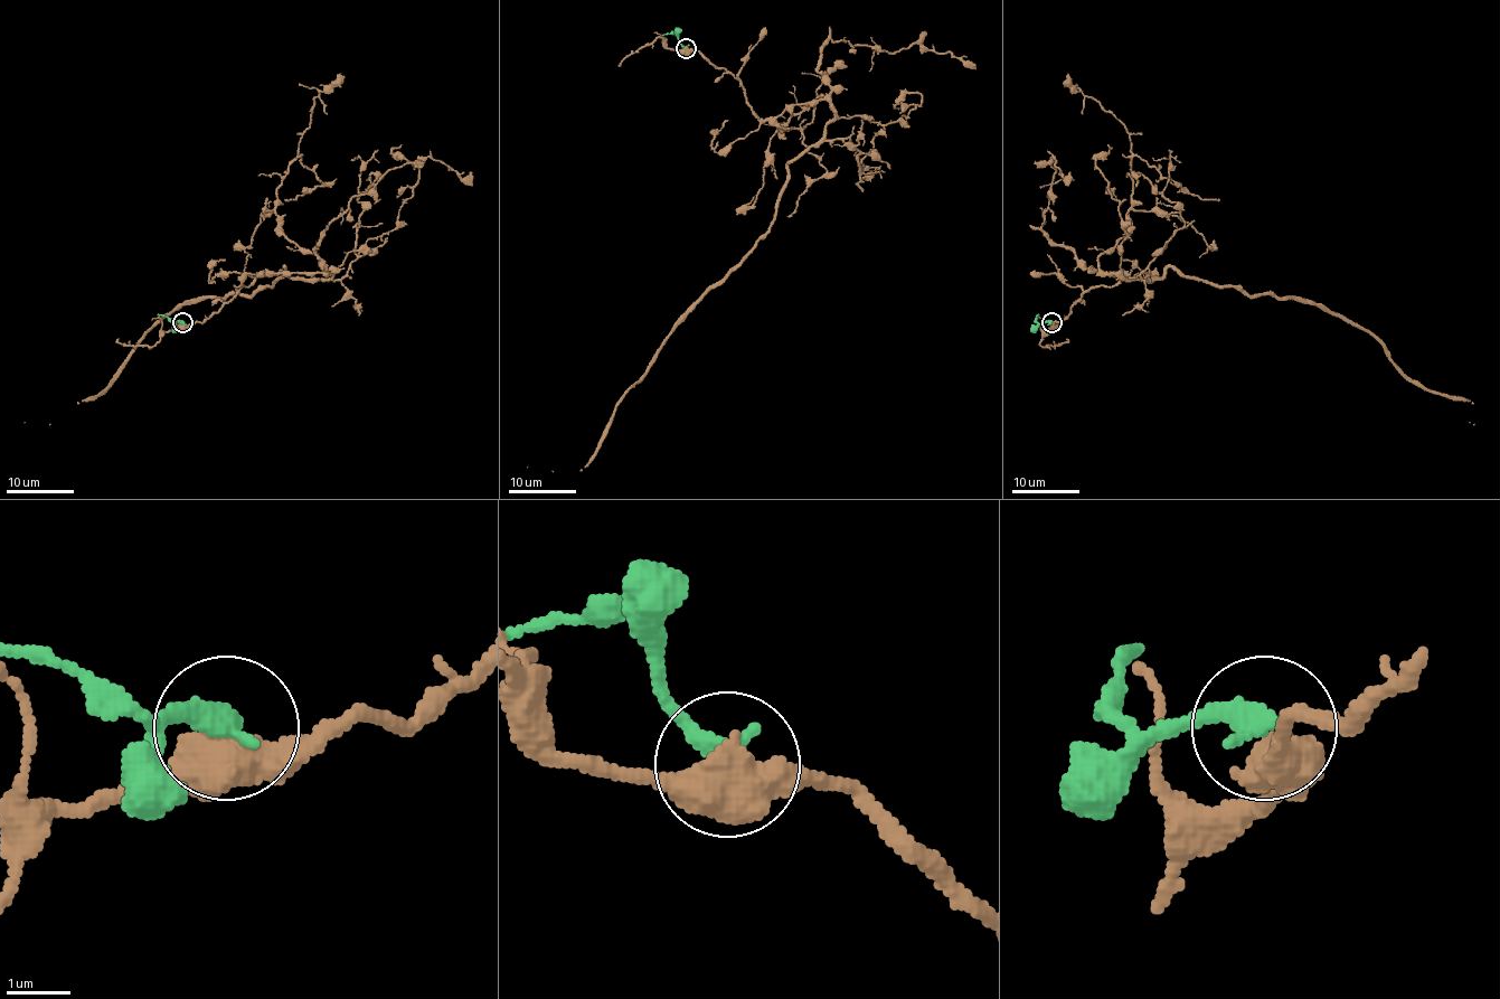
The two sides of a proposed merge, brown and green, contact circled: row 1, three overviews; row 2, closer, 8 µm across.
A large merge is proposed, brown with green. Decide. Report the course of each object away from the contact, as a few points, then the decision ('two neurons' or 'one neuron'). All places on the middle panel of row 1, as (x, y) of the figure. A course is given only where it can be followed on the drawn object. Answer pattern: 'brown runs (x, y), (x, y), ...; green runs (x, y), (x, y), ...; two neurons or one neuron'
brown runs (685, 49), (729, 72), (760, 119), (819, 100), (835, 118), (585, 467), (527, 467); green runs (685, 49), (677, 34), (660, 36); two neurons

